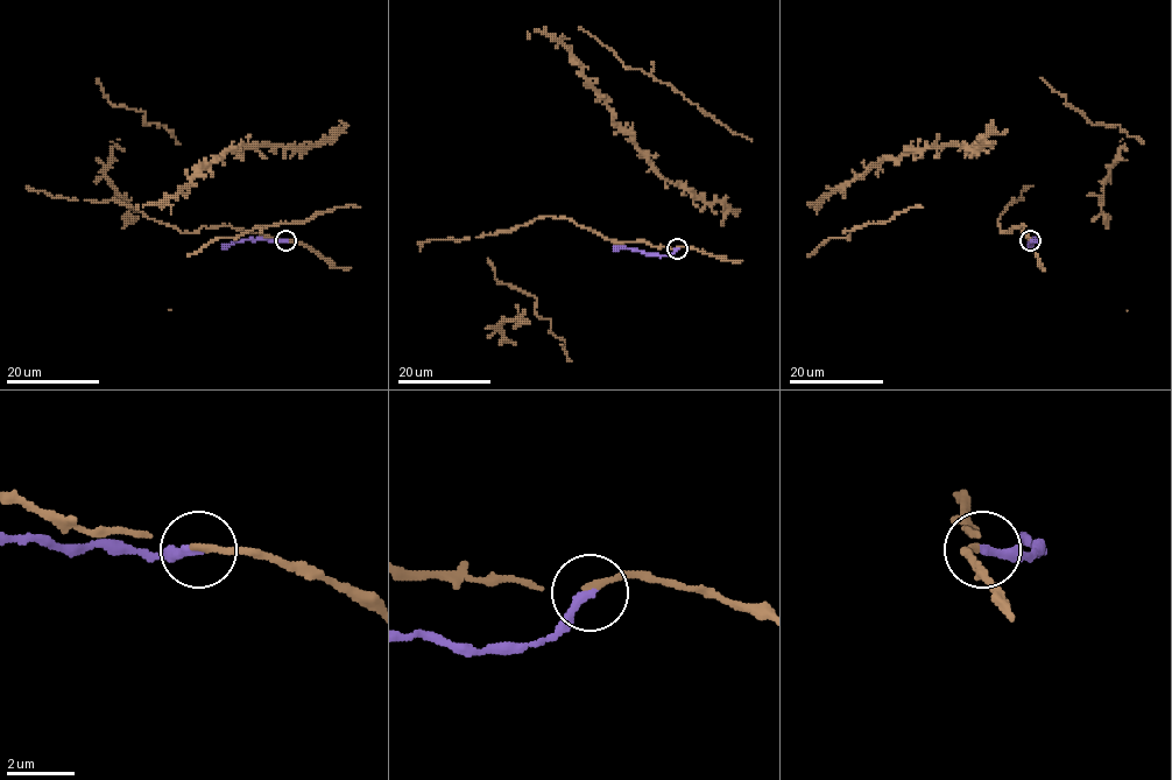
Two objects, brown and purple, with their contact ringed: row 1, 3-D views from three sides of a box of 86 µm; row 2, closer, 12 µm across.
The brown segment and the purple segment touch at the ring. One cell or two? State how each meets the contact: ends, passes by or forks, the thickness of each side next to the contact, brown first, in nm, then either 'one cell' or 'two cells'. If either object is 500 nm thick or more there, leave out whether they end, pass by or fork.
brown passes by | purple ends | 140/240 nm | two cells

